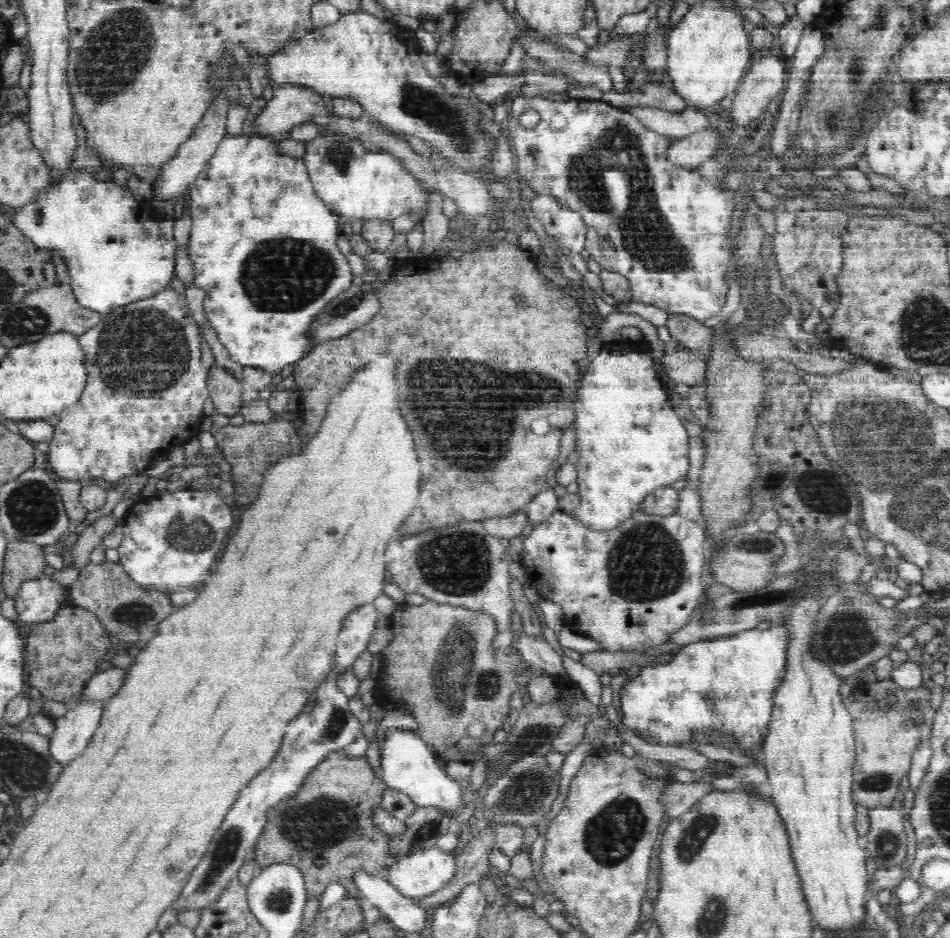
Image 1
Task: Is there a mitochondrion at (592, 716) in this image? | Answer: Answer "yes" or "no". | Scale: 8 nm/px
no

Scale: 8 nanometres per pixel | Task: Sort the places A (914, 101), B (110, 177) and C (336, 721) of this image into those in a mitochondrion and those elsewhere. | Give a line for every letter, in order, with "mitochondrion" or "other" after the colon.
A: other
B: other
C: mitochondrion

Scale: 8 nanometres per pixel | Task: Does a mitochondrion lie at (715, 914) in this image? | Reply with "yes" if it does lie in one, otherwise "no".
yes

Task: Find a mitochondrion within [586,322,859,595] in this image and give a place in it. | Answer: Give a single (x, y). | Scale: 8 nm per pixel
(824, 493)

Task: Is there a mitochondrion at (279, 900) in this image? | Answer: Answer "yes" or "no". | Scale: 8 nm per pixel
yes

